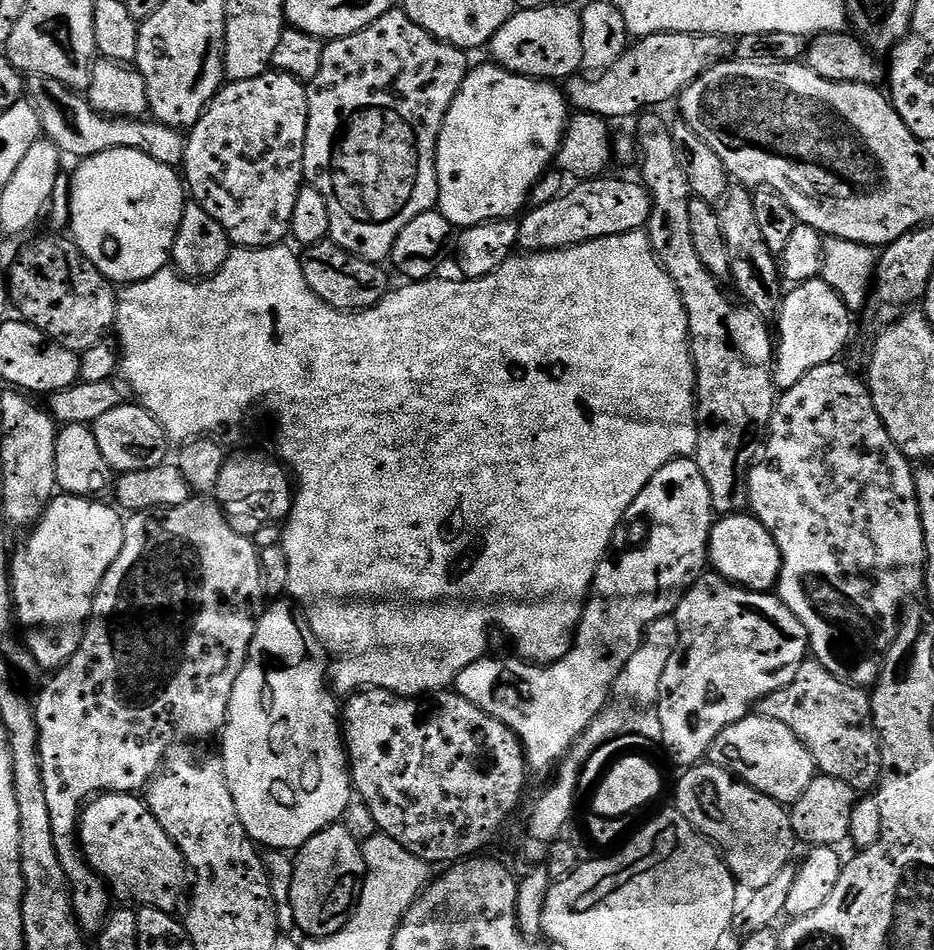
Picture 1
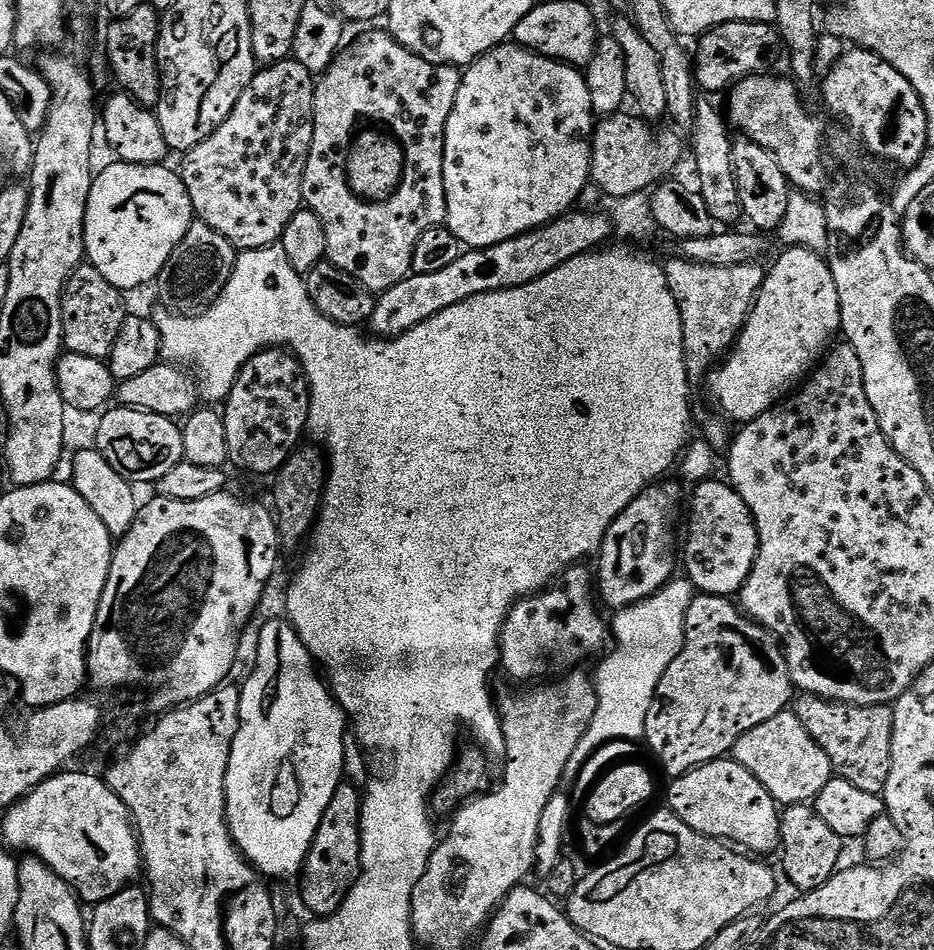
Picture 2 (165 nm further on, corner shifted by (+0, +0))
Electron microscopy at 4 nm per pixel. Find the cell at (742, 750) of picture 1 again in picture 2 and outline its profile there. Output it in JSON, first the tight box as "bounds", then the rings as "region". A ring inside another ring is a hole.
{"bounds":[731,710,834,806],"region":[[[792,710],[779,712],[774,718],[762,722],[762,726],[754,726],[754,730],[742,734],[732,747],[731,755],[746,766],[762,786],[766,786],[768,793],[781,806],[815,801],[822,786],[834,779],[830,758],[826,758],[822,746],[810,738],[806,726],[802,726]]]}

